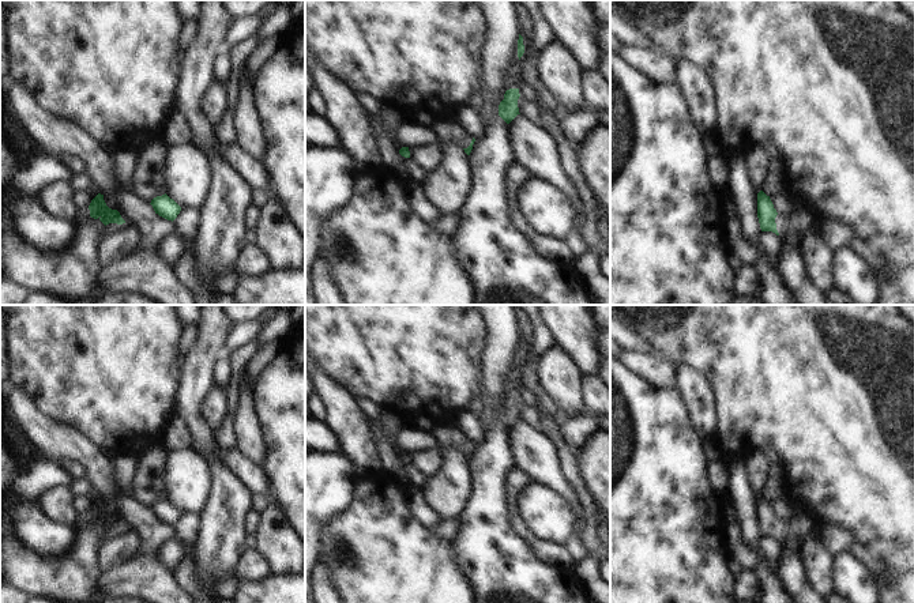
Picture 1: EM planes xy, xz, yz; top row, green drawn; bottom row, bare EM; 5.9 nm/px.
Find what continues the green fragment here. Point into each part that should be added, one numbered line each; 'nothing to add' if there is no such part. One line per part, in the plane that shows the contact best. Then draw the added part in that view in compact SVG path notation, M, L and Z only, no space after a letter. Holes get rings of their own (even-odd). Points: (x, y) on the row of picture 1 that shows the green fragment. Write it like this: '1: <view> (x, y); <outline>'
nothing to add

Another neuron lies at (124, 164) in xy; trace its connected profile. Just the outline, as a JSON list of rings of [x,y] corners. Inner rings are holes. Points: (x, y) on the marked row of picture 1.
[[[110,150],[109,152],[114,165],[114,174],[119,184],[125,189],[131,189],[132,173],[138,162],[138,154],[119,152],[116,150]]]

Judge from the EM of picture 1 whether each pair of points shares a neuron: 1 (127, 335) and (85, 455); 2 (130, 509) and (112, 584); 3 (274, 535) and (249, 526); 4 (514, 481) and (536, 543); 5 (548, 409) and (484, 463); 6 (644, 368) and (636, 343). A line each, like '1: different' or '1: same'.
1: different
2: same
3: different
4: same
5: different
6: different

